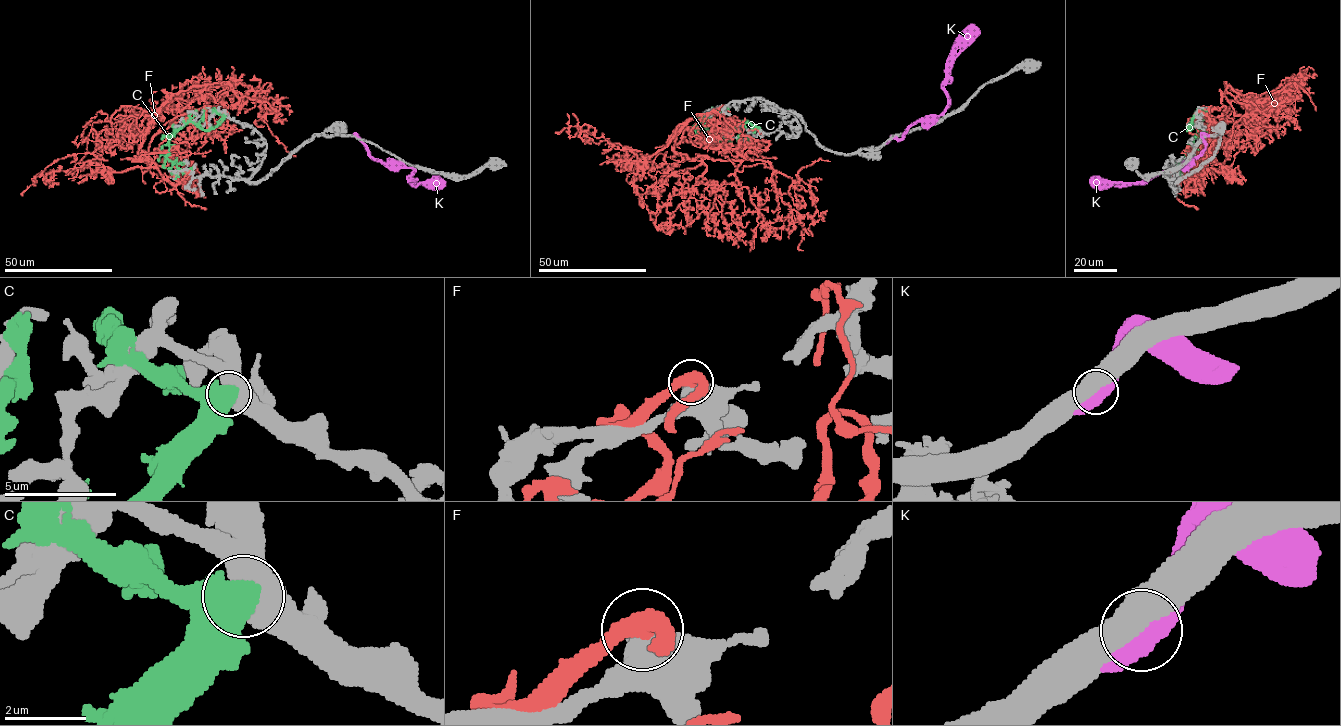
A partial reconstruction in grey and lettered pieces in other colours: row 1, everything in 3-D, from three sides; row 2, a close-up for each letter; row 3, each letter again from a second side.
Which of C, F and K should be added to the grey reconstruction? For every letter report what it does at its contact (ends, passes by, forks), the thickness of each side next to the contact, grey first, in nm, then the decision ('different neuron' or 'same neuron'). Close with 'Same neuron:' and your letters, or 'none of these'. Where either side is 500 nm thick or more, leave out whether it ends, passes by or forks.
C: 750/700 nm | different neuron
F: 550/480 nm | different neuron
K: 600/650 nm | different neuron
Same neuron: none of these

